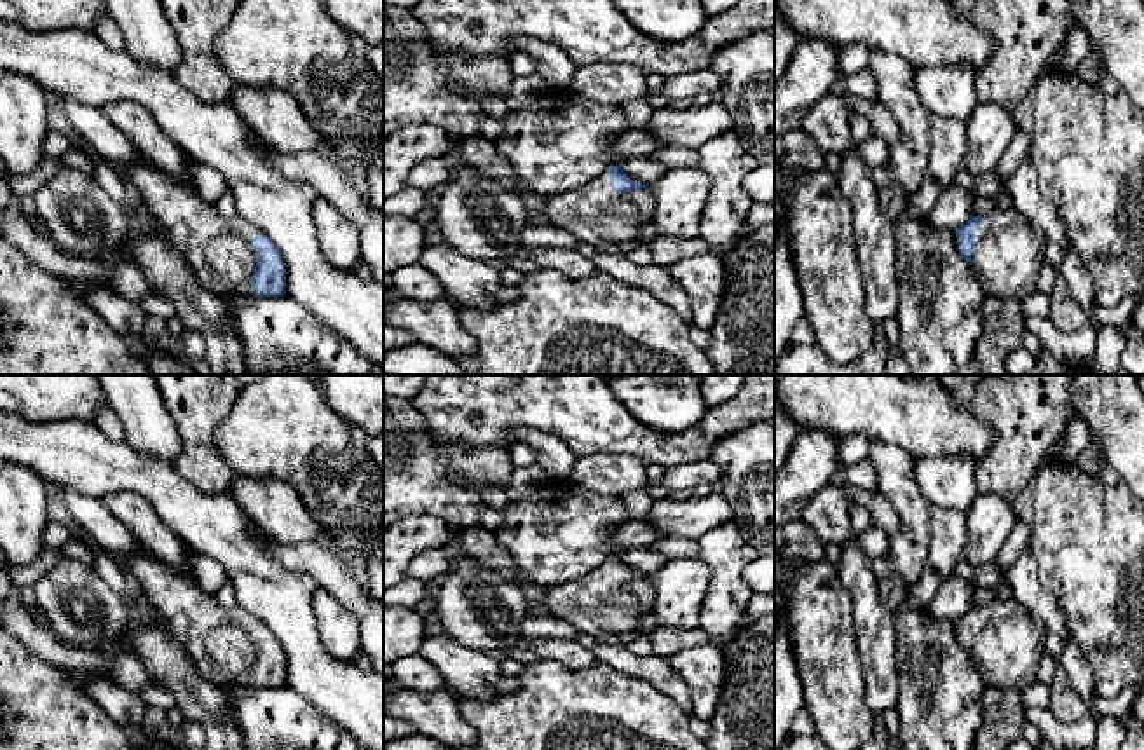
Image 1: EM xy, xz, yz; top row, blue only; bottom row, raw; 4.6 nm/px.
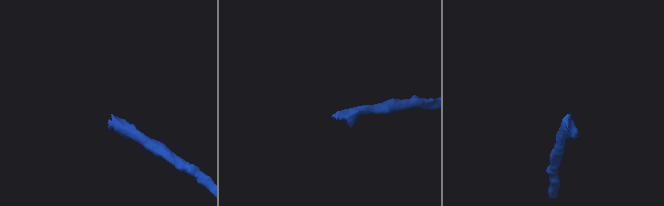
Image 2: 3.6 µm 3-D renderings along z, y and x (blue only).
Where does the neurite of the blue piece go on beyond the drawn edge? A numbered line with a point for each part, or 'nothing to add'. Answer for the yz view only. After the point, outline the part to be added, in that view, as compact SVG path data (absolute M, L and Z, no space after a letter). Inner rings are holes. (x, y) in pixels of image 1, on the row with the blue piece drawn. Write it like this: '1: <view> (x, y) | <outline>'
1: yz (1007, 262) | M996 206L975 234L980 244L970 267L985 295L1022 298L1036 291L1045 239L1017 208Z

